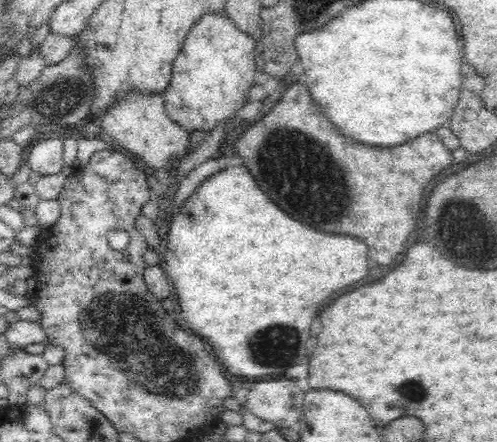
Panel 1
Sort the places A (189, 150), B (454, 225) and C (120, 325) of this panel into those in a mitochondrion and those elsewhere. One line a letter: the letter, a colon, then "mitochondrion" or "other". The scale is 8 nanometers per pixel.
A: other
B: mitochondrion
C: mitochondrion

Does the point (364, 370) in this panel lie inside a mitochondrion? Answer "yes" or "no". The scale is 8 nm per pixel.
no

